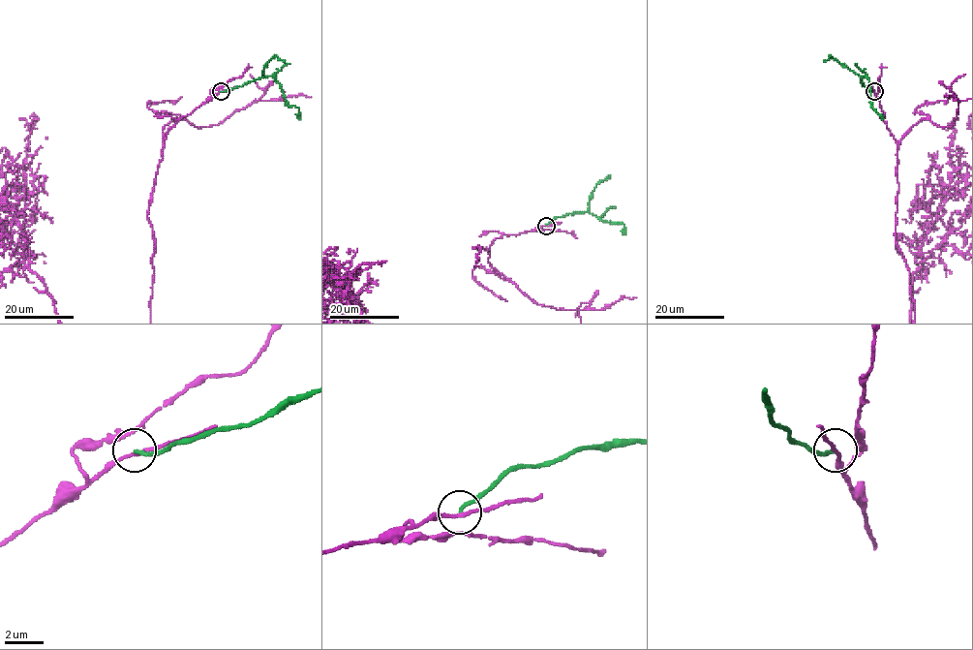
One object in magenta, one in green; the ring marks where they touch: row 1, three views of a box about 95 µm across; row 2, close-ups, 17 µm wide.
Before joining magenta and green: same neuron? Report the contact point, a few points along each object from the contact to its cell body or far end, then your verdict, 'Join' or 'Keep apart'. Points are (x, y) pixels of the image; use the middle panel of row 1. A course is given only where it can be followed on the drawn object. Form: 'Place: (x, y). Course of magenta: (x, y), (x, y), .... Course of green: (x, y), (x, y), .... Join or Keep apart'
Place: (546, 226). Course of green: (546, 225), (568, 214), (588, 212), (601, 221), (621, 223), (625, 233). Keep apart

